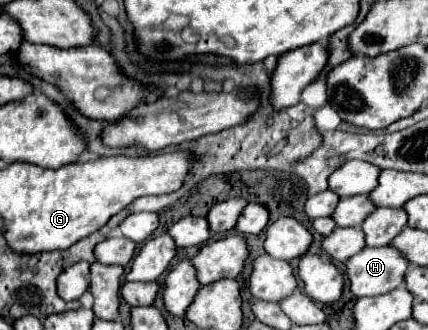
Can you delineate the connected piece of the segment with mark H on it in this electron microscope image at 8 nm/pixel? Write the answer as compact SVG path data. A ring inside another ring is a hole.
M391 245L363 247L345 263L349 289L355 297L375 297L403 283L409 263Z

